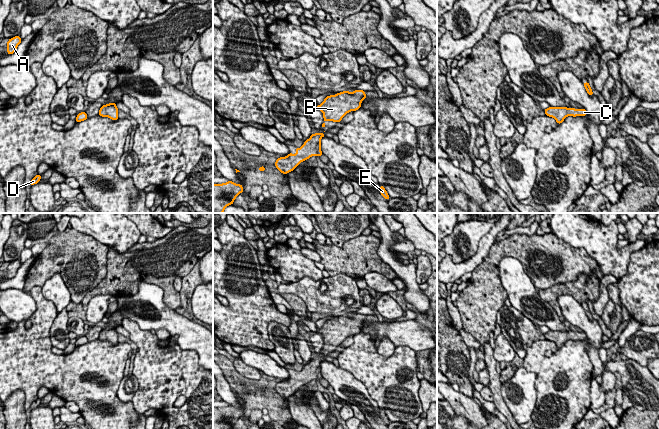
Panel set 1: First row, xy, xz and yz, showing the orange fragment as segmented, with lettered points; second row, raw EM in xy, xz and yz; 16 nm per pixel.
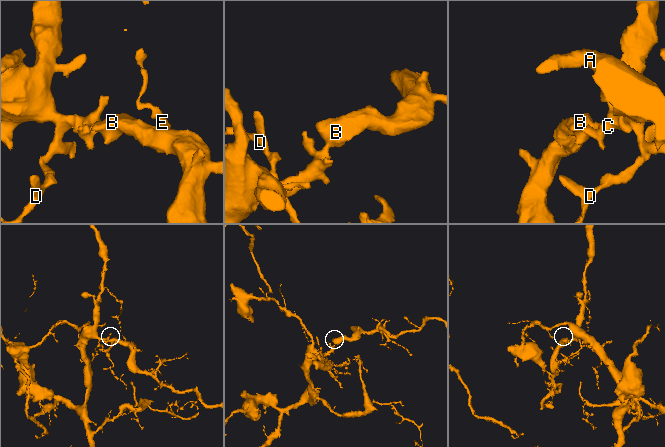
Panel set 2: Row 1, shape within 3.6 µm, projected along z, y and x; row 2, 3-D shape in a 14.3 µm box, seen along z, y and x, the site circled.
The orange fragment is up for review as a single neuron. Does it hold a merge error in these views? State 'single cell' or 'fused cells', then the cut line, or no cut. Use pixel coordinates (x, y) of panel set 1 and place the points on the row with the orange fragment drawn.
single cell; no cut

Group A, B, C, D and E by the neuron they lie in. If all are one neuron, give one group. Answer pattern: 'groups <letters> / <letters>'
groups A B C D E

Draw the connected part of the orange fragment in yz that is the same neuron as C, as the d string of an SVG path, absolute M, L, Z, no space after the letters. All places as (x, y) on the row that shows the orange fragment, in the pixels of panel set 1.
M550 106L549 108L545 109L544 112L546 116L554 118L558 124L561 124L564 121L564 119L570 115L573 117L587 115L587 111L584 108L570 109L570 108L567 108L566 106L564 107Z

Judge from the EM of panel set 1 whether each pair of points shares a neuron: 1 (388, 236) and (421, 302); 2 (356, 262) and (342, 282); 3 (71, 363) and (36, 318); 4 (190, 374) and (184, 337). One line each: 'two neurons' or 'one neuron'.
1: one neuron
2: two neurons
3: one neuron
4: two neurons

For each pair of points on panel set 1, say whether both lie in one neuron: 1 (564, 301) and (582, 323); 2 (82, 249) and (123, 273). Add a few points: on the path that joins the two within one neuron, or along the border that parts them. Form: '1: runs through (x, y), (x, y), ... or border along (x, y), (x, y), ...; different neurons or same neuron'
1: runs through (569, 306), (578, 318); same neuron
2: border along (109, 248), (106, 275), (96, 285); different neurons

